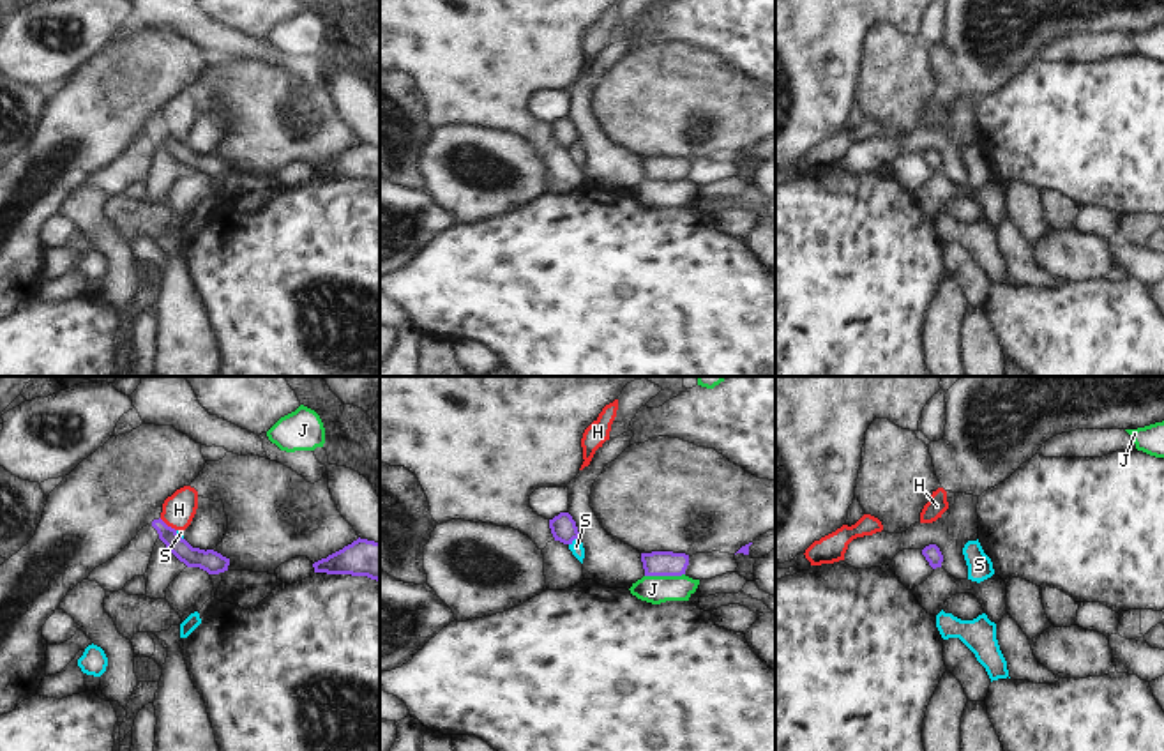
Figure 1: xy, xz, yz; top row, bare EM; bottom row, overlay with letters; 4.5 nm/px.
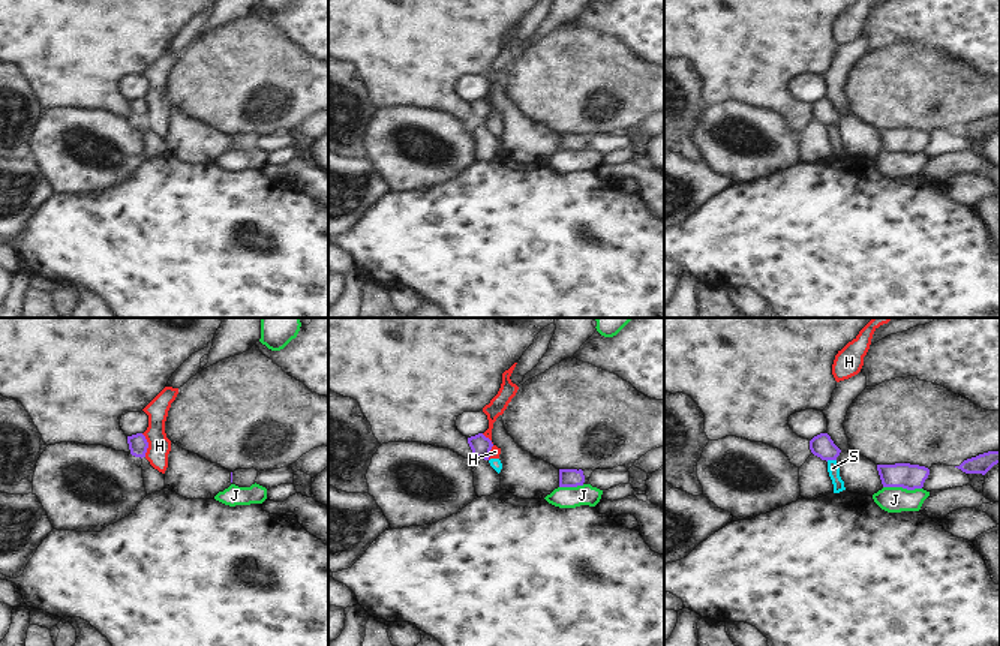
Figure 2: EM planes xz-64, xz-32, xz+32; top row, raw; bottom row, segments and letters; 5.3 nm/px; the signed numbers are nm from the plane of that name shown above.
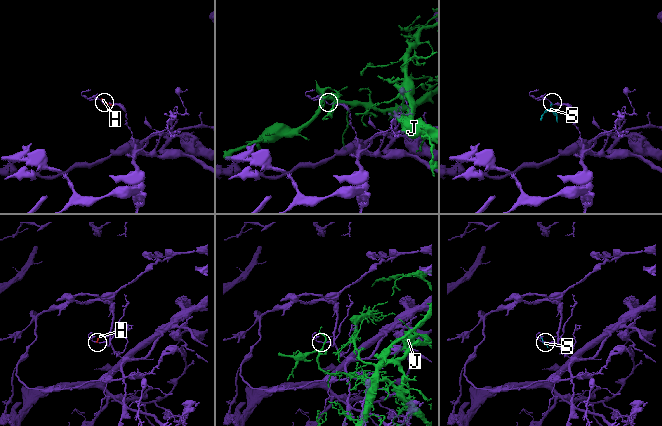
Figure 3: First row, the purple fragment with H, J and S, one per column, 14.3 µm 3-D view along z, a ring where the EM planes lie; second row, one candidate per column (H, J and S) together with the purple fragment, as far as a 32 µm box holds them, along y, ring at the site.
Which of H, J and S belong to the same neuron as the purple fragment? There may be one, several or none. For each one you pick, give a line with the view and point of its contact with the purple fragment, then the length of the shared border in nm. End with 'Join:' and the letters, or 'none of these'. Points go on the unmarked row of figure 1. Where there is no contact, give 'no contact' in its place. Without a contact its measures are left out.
Join: none of these

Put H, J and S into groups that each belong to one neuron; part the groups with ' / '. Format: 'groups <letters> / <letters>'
groups H S / J

